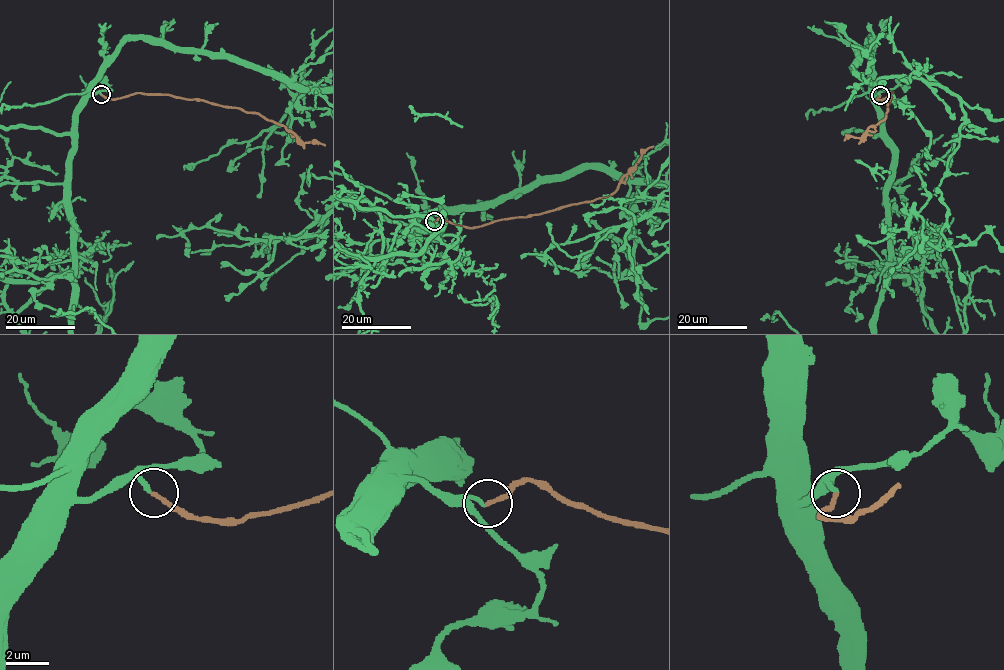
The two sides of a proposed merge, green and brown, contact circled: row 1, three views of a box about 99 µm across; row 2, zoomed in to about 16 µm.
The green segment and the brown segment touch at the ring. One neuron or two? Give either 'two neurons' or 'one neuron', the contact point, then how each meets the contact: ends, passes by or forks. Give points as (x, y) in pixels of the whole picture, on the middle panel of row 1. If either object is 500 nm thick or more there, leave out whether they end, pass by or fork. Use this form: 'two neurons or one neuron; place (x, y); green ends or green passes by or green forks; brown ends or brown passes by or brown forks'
one neuron; place (434, 221); green ends; brown ends

